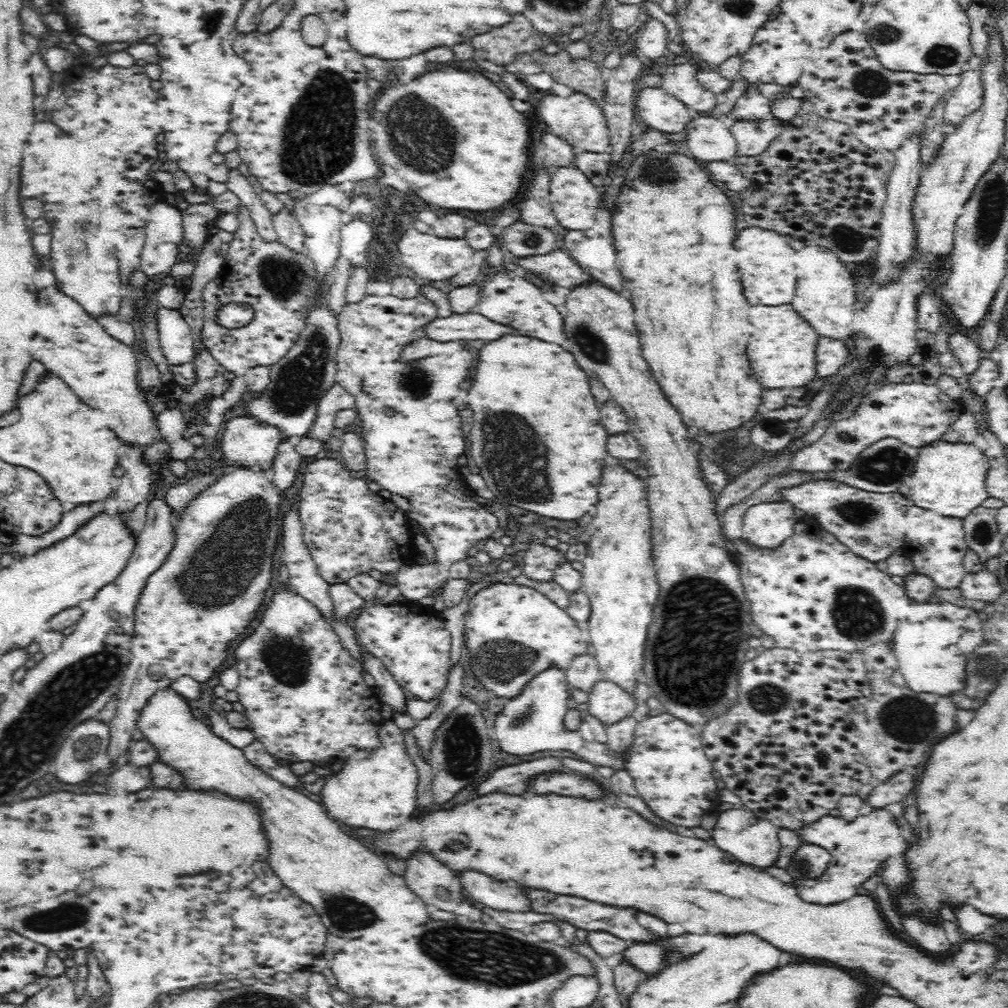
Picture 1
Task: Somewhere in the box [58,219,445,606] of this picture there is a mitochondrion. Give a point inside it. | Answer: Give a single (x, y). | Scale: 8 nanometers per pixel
(295, 387)

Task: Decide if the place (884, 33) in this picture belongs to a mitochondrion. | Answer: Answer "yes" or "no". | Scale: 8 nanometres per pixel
yes

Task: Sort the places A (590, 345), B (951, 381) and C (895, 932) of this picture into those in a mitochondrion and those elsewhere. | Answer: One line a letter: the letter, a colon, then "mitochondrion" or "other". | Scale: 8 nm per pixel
A: mitochondrion
B: other
C: other

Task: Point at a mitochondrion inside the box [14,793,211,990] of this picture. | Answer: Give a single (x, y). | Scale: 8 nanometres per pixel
(61, 917)

